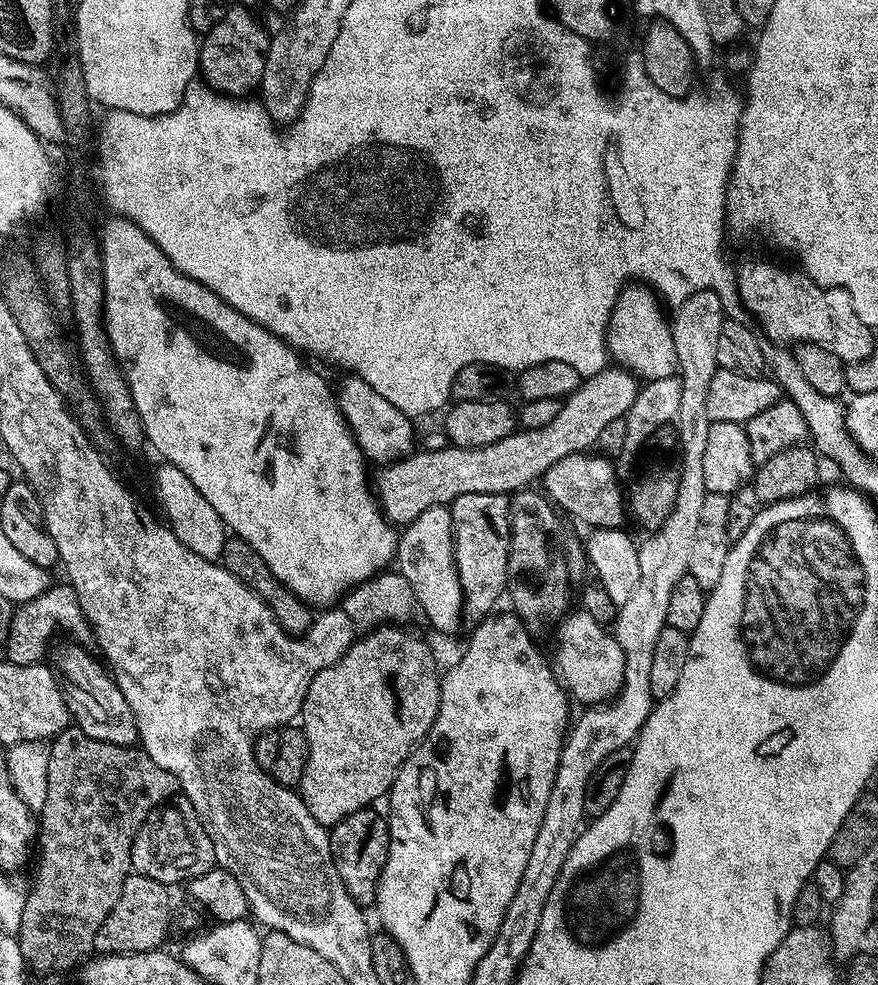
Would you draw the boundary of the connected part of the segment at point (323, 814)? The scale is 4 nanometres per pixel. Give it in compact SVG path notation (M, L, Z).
M381 626L365 631L363 635L352 641L352 645L348 647L346 654L342 654L342 658L338 662L326 666L318 674L314 674L314 678L306 690L306 698L300 707L298 724L308 743L308 761L298 785L298 791L304 800L304 805L307 806L310 814L319 824L325 826L337 824L358 810L375 805L377 803L375 800L379 796L380 799L387 797L392 790L392 783L398 774L398 770L404 764L404 760L411 754L412 749L424 739L424 735L430 730L430 726L438 714L442 676L439 671L436 673L436 660L432 657L432 652L428 649L426 641L419 640L418 637L411 636L410 633L404 631L408 630L400 626Z

